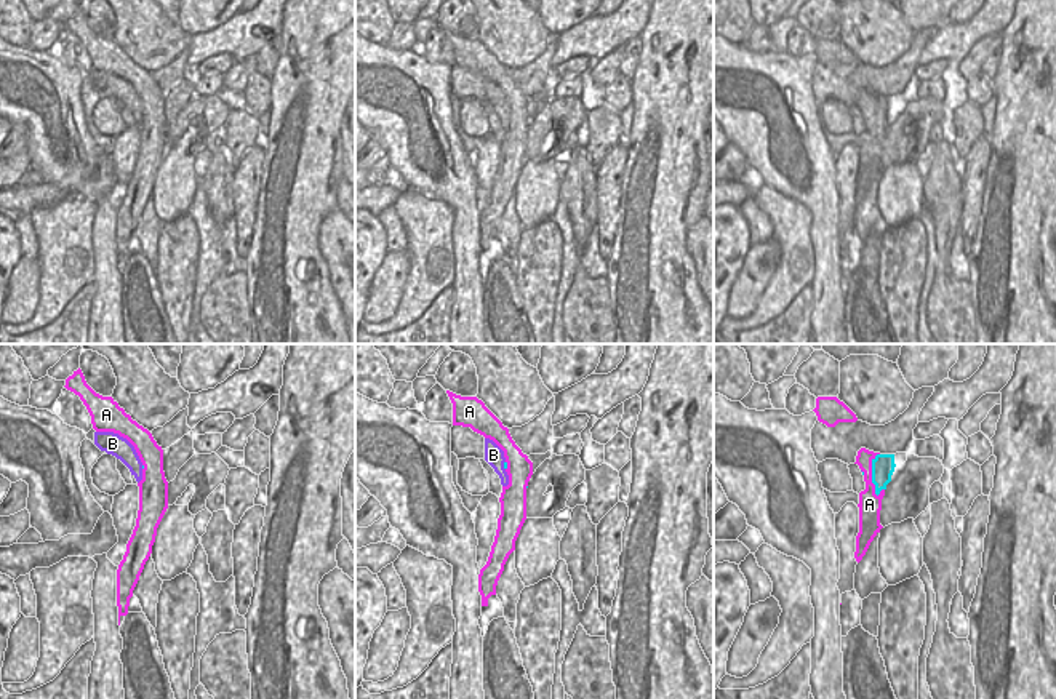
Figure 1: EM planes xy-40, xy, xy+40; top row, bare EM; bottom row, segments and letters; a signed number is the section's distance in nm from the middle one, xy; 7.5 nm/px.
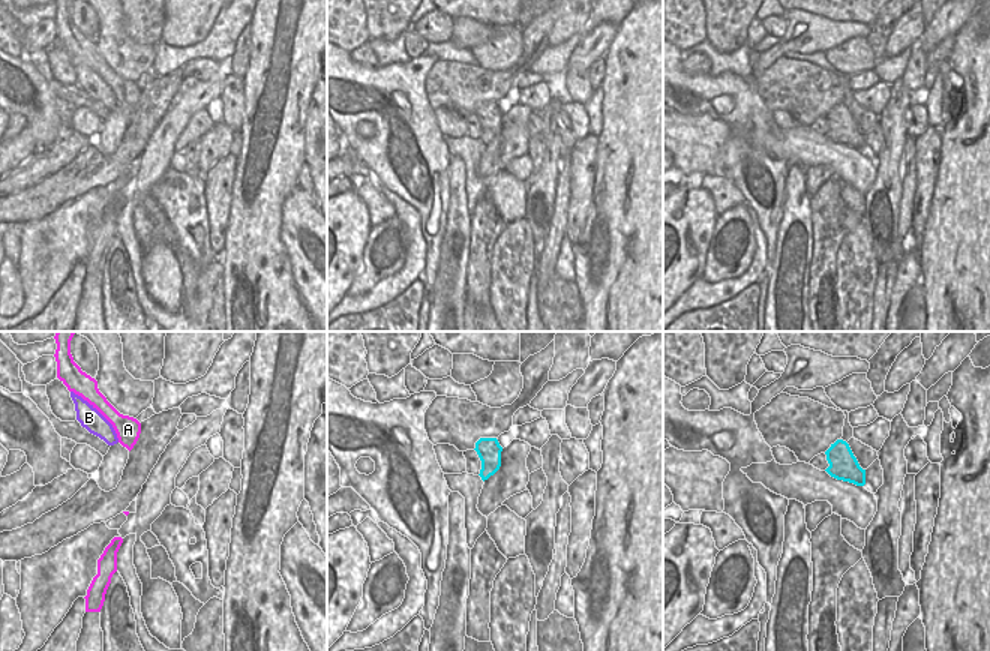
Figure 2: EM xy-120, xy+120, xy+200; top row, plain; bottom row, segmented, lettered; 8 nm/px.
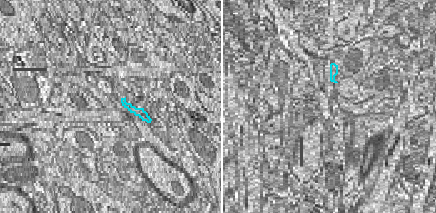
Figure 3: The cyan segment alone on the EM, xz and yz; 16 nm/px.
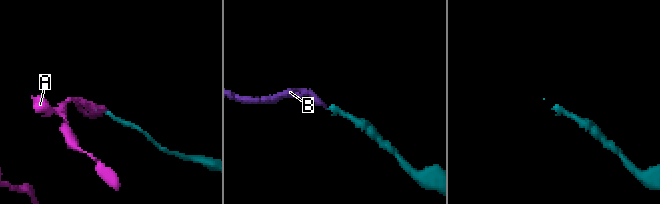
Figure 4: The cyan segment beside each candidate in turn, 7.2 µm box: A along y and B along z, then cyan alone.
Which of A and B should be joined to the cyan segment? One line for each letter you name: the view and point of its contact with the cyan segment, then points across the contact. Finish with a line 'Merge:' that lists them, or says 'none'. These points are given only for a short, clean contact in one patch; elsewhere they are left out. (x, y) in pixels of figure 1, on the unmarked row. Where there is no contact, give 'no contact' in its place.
B: meets cyan in xy at (504, 107)
Merge: B

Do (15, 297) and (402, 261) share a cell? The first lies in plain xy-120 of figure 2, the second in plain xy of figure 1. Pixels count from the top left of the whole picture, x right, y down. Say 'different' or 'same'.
same

